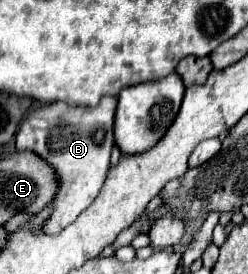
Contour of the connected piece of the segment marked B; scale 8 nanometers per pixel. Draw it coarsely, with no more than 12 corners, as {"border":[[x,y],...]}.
{"border":[[114,96],[32,110],[16,134],[54,168],[46,234],[92,204],[114,146]]}

